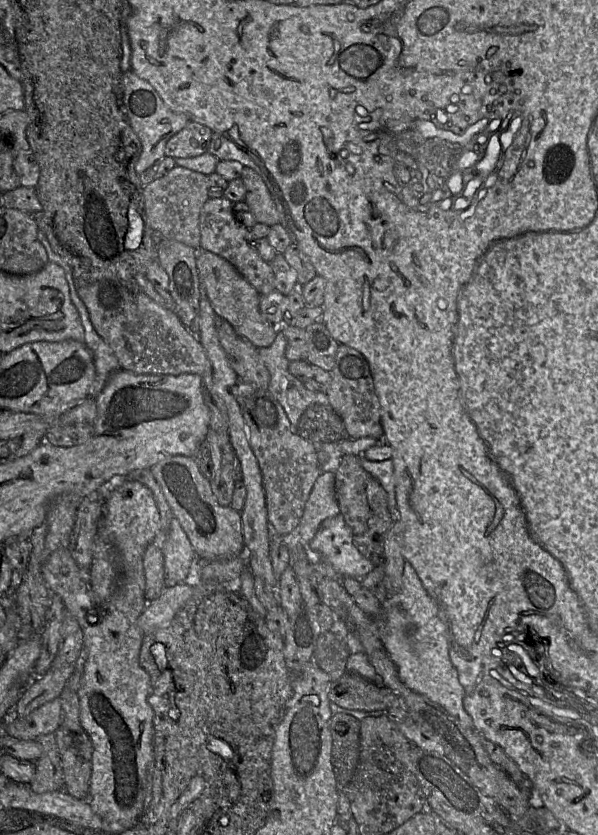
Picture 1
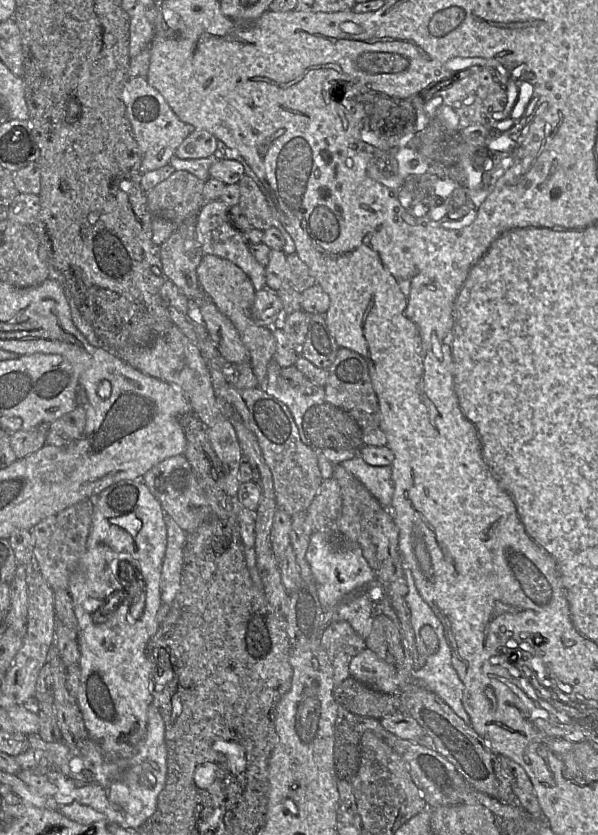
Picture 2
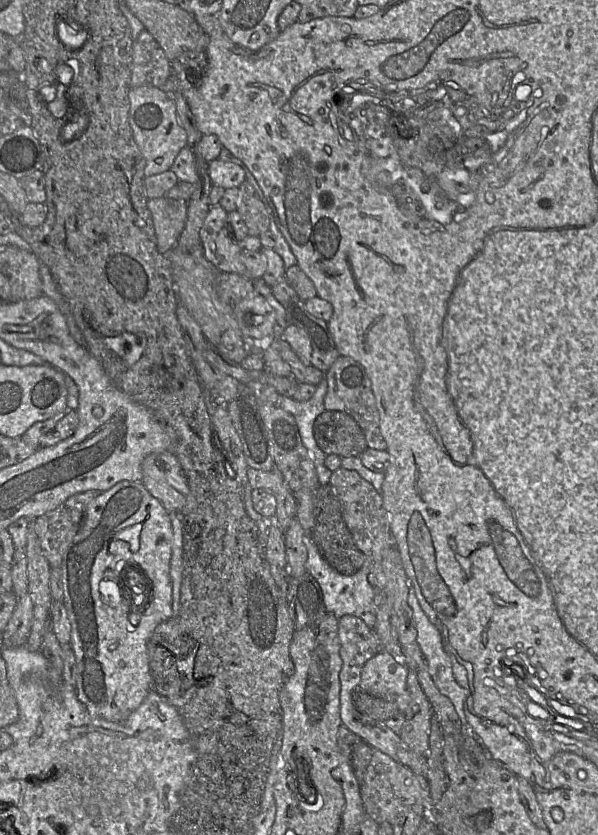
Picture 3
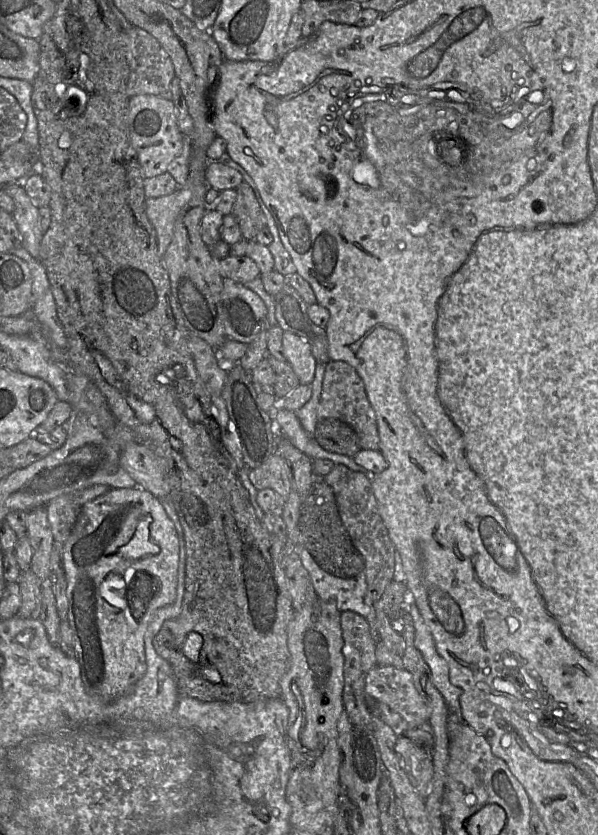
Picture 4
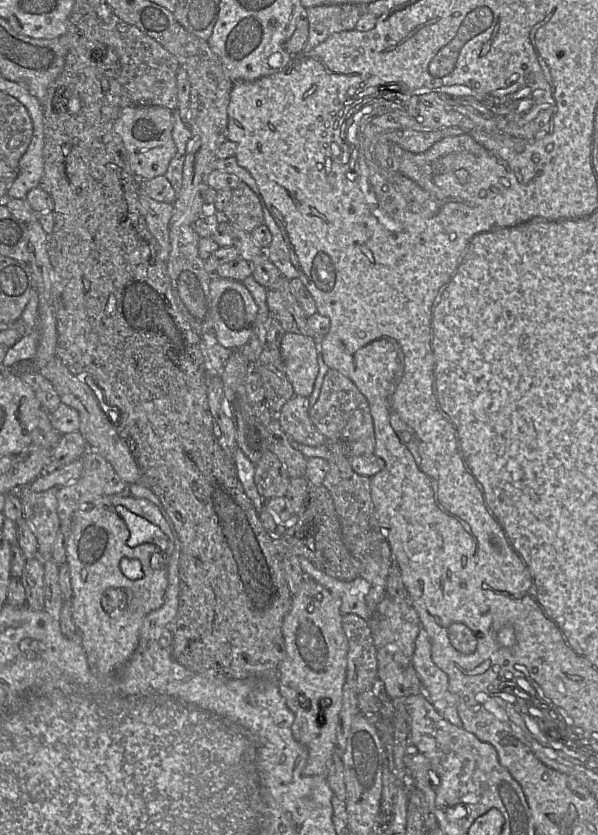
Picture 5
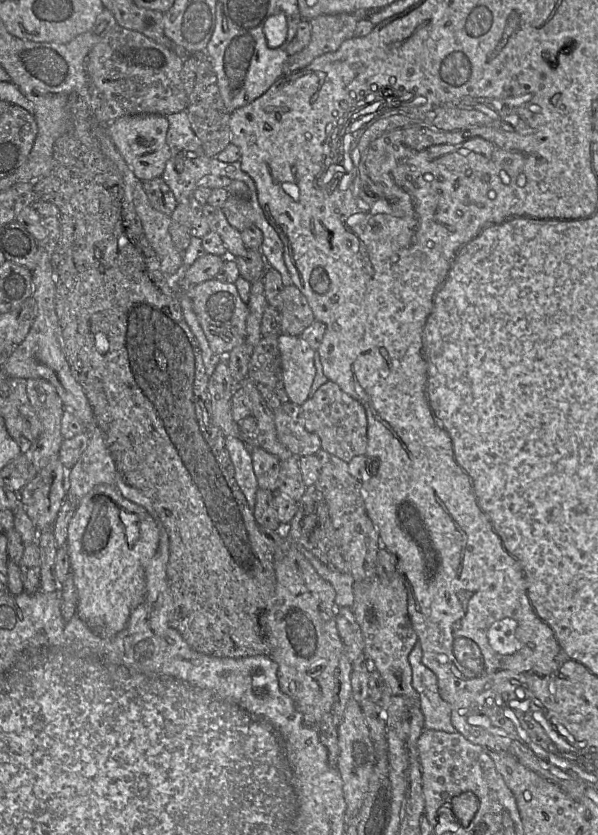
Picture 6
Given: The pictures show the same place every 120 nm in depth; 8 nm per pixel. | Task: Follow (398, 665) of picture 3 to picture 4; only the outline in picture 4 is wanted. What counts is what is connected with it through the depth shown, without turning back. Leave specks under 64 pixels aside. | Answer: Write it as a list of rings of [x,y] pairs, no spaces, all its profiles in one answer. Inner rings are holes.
[[[377,664],[365,679],[365,694],[384,704],[403,719],[403,726],[418,727],[429,721],[429,709],[417,691],[410,672]]]

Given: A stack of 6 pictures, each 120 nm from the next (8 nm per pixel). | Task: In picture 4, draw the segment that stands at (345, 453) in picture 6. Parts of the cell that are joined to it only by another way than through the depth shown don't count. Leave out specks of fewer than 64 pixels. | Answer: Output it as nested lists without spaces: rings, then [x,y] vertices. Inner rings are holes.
[[[330,360],[326,363],[322,392],[317,407],[317,420],[339,419],[353,428],[363,450],[380,450],[377,421],[374,409],[368,399],[365,385],[357,371],[348,363]]]

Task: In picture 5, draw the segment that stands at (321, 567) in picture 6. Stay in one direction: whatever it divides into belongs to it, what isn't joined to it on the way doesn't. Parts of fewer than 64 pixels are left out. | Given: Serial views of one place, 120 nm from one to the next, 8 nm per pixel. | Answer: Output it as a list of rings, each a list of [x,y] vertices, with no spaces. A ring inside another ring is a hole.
[[[299,556],[299,563],[304,574],[328,589],[332,595],[341,598],[341,614],[354,613],[365,619],[371,618],[371,612],[366,605],[366,595],[369,583],[358,576],[352,581],[340,581],[317,569],[306,557]]]

